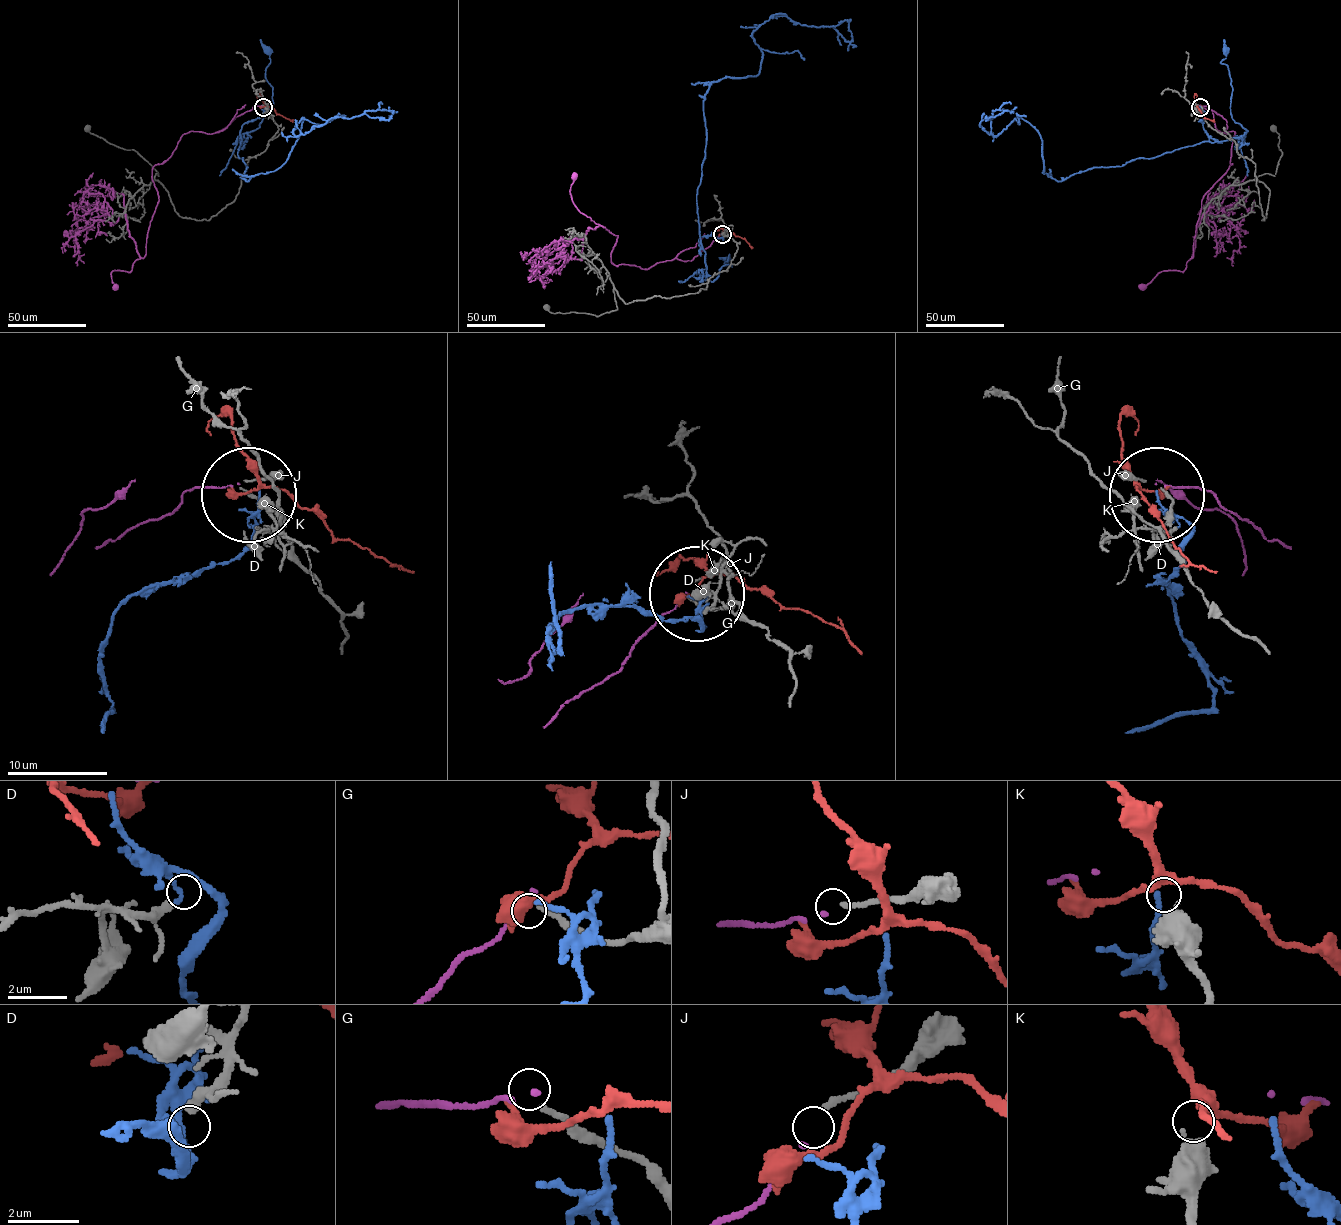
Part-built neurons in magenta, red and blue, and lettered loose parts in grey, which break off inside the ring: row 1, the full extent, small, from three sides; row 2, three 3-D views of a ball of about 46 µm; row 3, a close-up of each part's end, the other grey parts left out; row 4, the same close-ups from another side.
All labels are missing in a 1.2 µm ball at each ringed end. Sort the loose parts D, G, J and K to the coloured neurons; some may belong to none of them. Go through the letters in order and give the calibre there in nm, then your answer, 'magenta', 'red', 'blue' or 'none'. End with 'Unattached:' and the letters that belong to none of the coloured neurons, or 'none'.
D: 200 nm | none
G: 160 nm | none
J: 170 nm | magenta
K: 440 nm | red
Unattached: D, G

